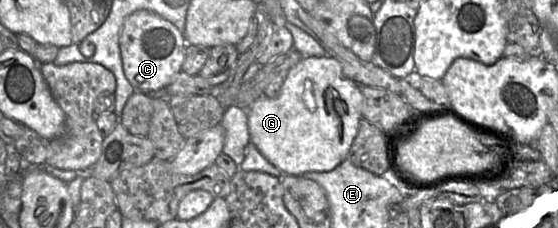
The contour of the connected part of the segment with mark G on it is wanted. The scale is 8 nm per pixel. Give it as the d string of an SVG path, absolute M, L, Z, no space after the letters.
M308 57L285 76L277 98L257 99L248 112L251 143L286 175L335 169L348 156L362 117L360 85L347 78L333 57Z

